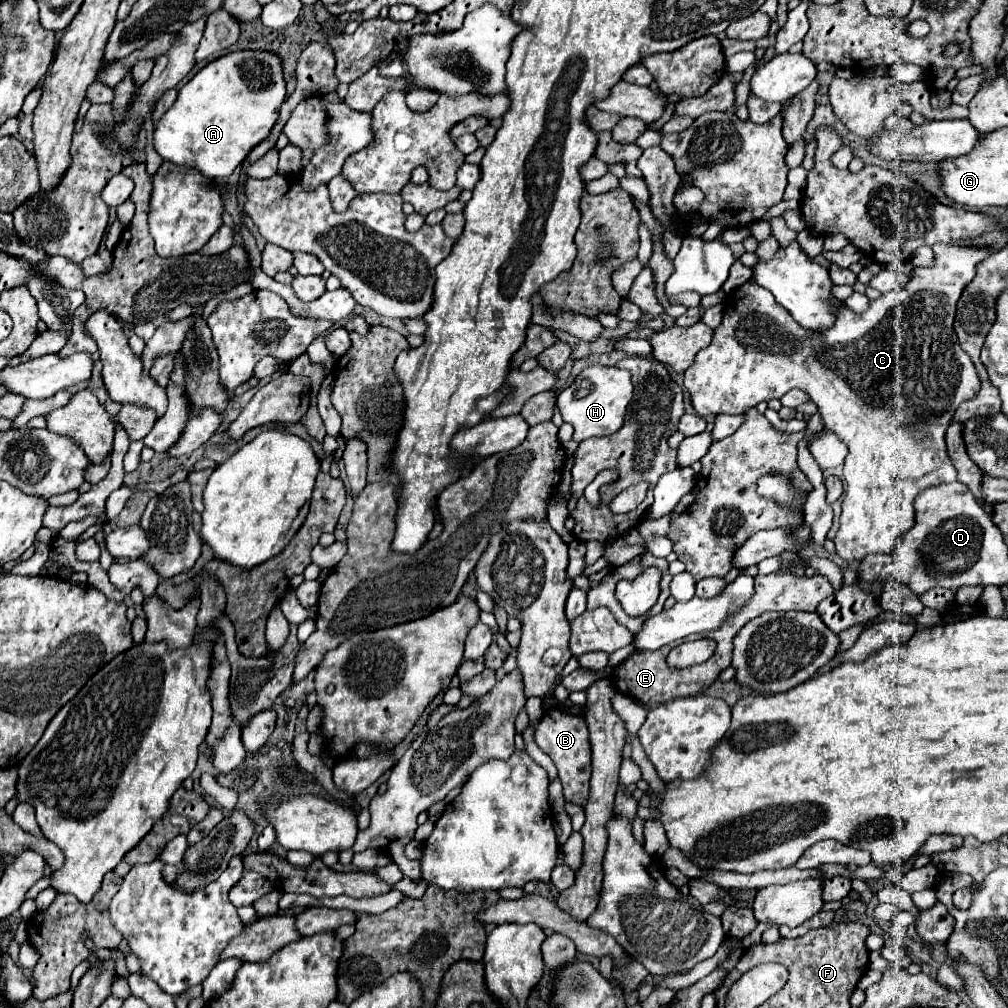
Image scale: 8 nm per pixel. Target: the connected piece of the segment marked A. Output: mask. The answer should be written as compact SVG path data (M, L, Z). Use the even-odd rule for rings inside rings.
M253 49L227 53L211 63L207 63L191 81L187 81L179 89L177 101L163 115L163 119L159 121L159 125L155 129L155 149L165 161L197 167L203 175L207 175L211 179L229 177L243 163L243 159L249 155L249 151L271 135L271 129L279 119L279 109L281 109L285 97L287 97L287 89L285 89L283 63L277 53L253 51ZM246 60L255 60L263 67L266 66L265 75L269 79L269 85L265 89L251 89L249 83L243 79L243 73L239 71L239 67Z

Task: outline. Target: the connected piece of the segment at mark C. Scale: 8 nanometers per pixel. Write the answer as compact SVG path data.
M933 245L933 251L935 251L937 259L935 259L935 265L931 269L913 269L911 279L909 279L909 283L905 287L893 289L893 291L877 297L875 301L871 301L871 305L869 305L869 309L865 313L853 313L851 309L841 307L835 325L827 333L805 331L789 315L789 311L785 311L781 305L777 305L775 297L767 289L763 289L761 285L757 285L751 279L749 283L741 285L741 289L737 289L735 293L731 293L725 299L725 303L723 303L723 323L715 329L711 345L707 349L699 351L697 357L695 357L695 363L685 371L685 387L687 387L689 395L691 395L693 409L701 417L719 415L719 413L741 415L745 409L755 407L761 401L781 399L789 389L795 387L809 393L811 401L817 405L817 409L821 413L821 419L823 419L825 427L829 427L849 447L849 455L847 455L845 467L843 467L843 477L847 481L847 489L845 489L845 499L843 499L841 527L839 527L839 533L835 537L837 553L841 555L841 559L845 563L863 561L863 557L867 557L869 553L891 553L897 547L897 541L901 541L901 535L905 535L915 525L915 507L913 507L915 497L927 487L939 485L939 483L951 483L955 479L955 471L953 471L953 465L951 465L947 449L945 449L945 429L949 427L957 405L961 401L965 401L965 399L971 399L979 391L979 377L975 373L975 367L973 367L969 355L963 353L963 349L961 349L961 345L957 341L957 335L955 335L955 329L953 329L953 317L955 317L957 299L961 297L965 285L975 277L975 265L987 257L987 251L985 249L975 249L975 247L959 247L959 245Z

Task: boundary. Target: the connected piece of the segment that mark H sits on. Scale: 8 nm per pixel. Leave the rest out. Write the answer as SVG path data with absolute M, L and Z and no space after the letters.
M587 367L583 369L577 379L557 395L557 407L563 415L563 421L571 423L575 427L573 441L581 443L589 437L601 437L601 435L613 435L617 429L621 429L625 421L627 405L633 397L633 385L627 371L619 367Z

